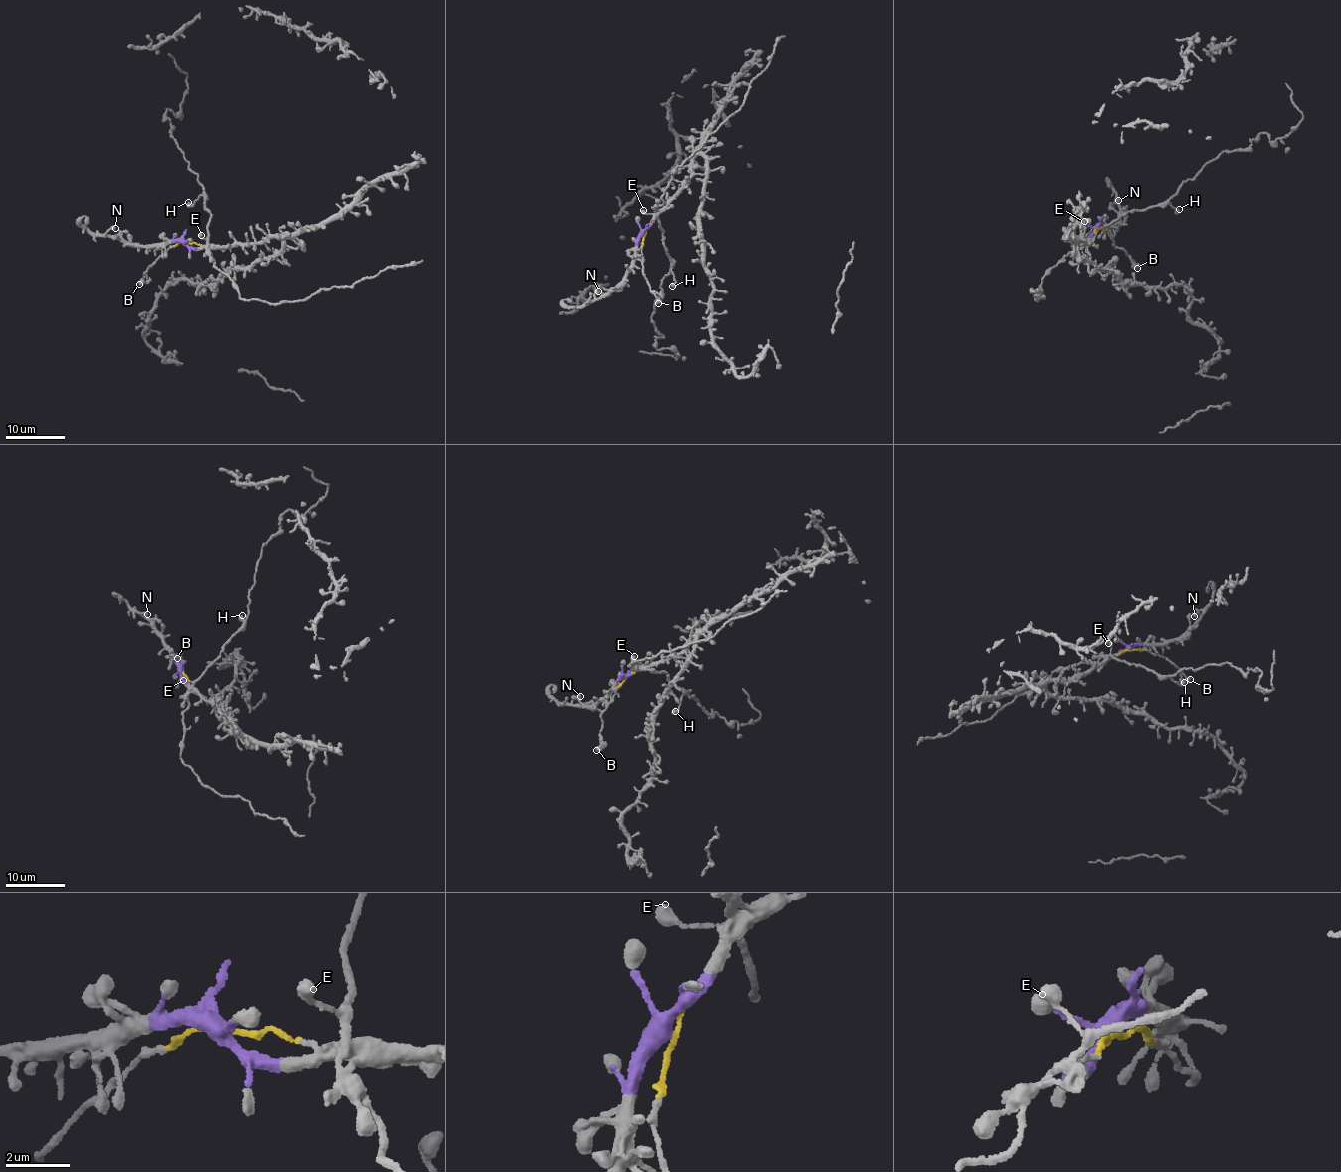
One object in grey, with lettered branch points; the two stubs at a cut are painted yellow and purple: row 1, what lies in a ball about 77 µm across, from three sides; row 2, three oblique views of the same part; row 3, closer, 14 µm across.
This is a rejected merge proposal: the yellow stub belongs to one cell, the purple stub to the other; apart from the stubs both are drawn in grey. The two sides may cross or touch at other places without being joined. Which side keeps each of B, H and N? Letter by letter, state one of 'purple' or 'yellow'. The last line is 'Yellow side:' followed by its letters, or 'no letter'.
B: yellow
H: yellow
N: purple
Yellow side: B, H

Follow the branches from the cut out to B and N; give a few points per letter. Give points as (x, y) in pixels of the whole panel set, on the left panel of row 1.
B: (185, 243), (169, 249), (149, 265), (139, 284)
N: (185, 243), (174, 240), (128, 245), (106, 234), (115, 227)

